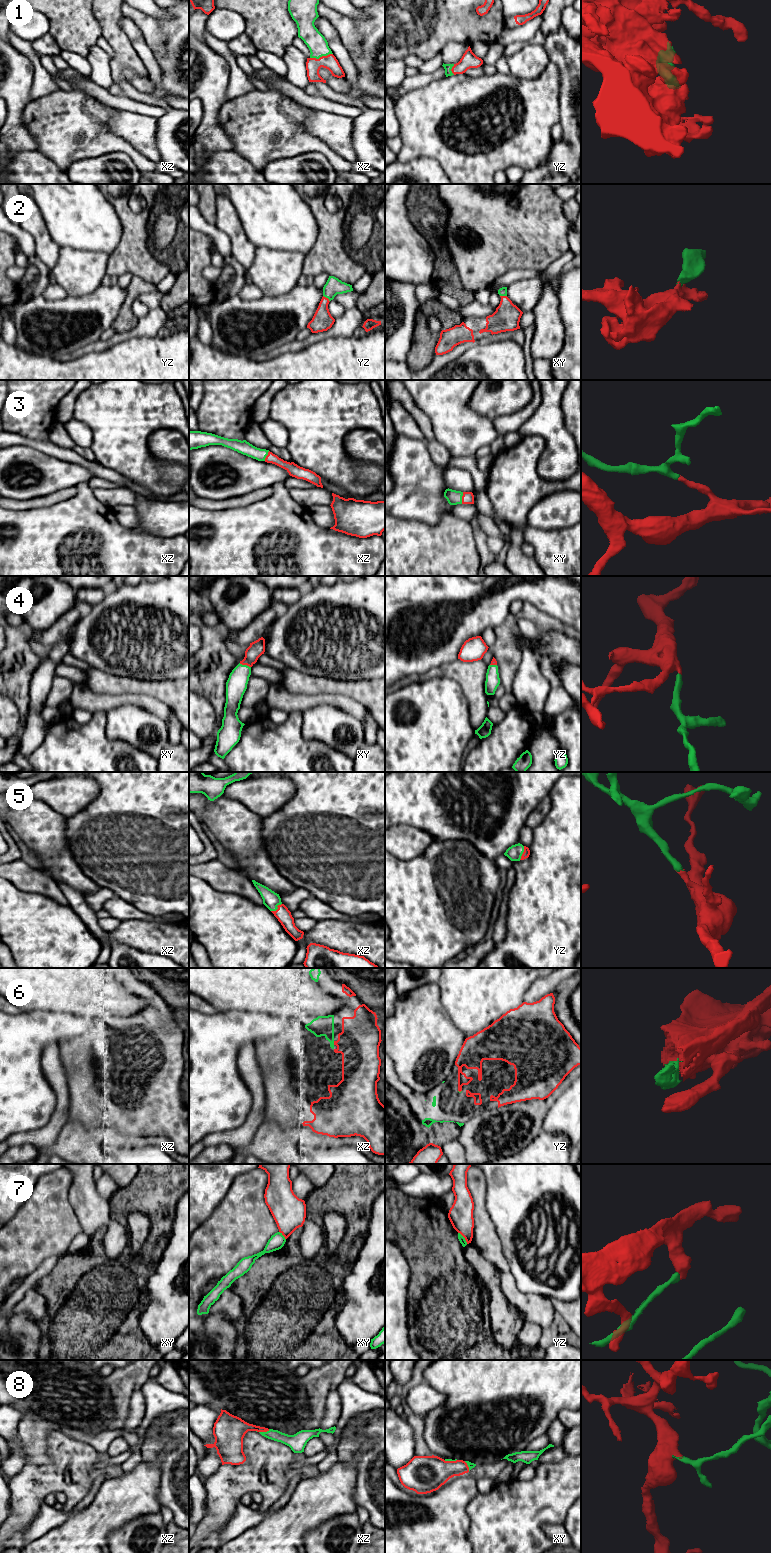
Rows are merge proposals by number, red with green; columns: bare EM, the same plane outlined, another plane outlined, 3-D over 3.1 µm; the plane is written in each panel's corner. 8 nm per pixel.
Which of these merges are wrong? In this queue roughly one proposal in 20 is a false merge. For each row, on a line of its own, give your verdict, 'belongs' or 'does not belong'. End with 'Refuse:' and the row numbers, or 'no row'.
1: belongs
2: belongs
3: belongs
4: belongs
5: belongs
6: belongs
7: does not belong
8: belongs
Refuse: 7

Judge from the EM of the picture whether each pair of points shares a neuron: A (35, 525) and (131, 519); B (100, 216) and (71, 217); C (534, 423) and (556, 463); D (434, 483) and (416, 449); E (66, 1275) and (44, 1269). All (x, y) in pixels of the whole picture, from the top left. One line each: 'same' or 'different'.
A: different
B: same
C: same
D: same
E: same

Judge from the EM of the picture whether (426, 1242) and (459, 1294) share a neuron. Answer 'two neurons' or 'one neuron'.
one neuron

